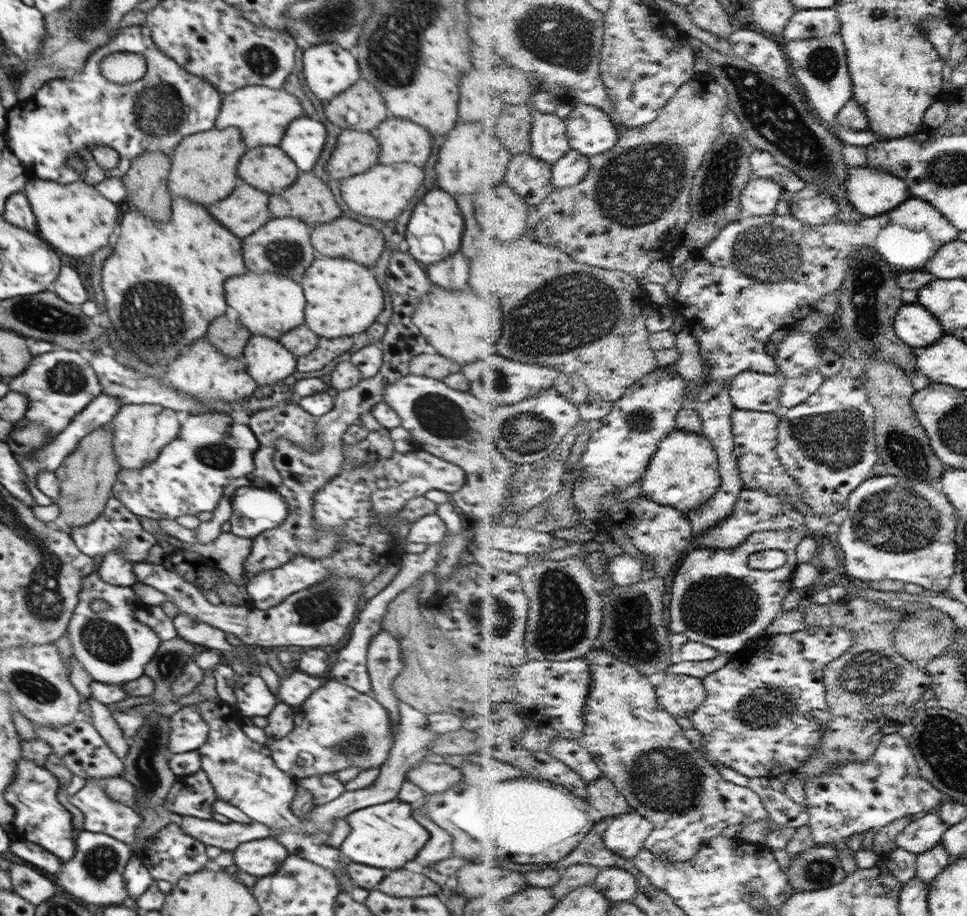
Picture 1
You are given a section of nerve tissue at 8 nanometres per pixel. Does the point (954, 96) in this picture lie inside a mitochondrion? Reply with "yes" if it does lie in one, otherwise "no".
no

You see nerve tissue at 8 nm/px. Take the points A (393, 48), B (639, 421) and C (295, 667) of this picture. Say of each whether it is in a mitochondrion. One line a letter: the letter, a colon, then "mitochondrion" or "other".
A: mitochondrion
B: mitochondrion
C: other

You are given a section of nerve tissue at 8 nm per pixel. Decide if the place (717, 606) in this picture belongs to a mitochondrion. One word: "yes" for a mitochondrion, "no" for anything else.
yes

